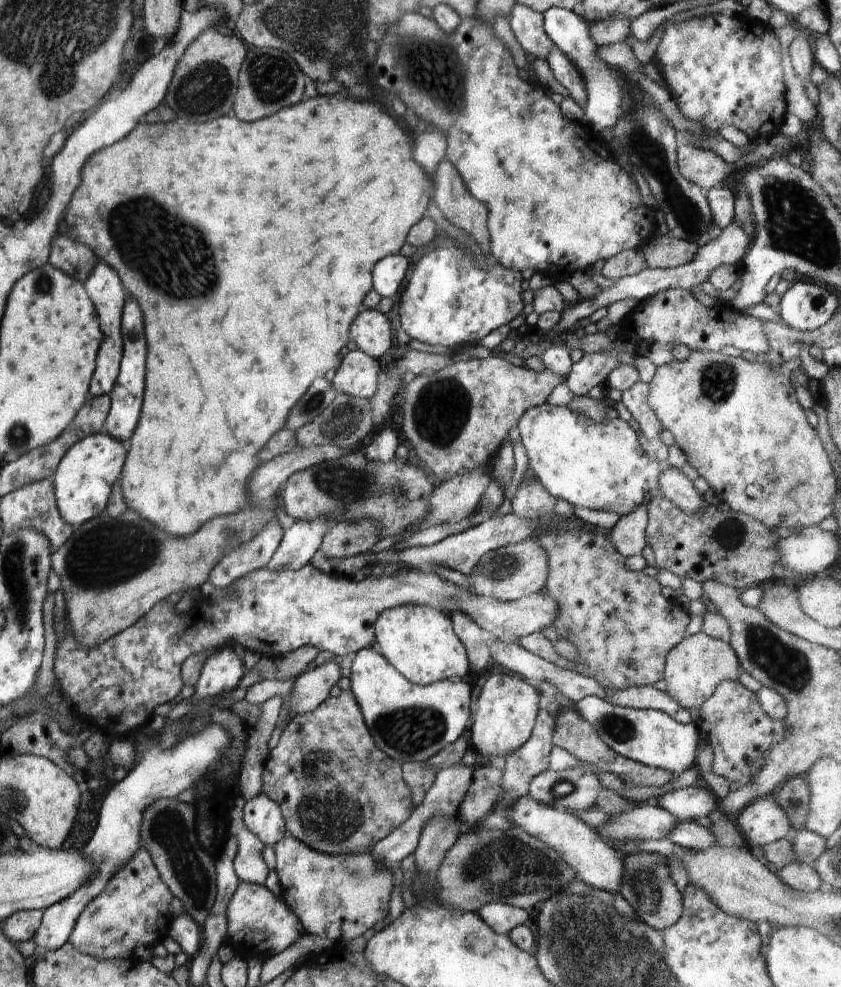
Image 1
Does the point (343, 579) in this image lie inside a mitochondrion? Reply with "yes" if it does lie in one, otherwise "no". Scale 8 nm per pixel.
no

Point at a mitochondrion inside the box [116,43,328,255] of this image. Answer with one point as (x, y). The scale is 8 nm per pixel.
(204, 90)

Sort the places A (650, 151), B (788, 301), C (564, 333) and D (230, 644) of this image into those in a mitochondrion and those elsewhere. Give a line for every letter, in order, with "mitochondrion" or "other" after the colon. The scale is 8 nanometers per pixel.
A: mitochondrion
B: other
C: other
D: other

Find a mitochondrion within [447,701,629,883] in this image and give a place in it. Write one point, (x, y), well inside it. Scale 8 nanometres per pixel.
(560, 788)

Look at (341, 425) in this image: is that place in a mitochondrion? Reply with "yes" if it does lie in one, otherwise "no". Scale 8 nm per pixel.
yes

